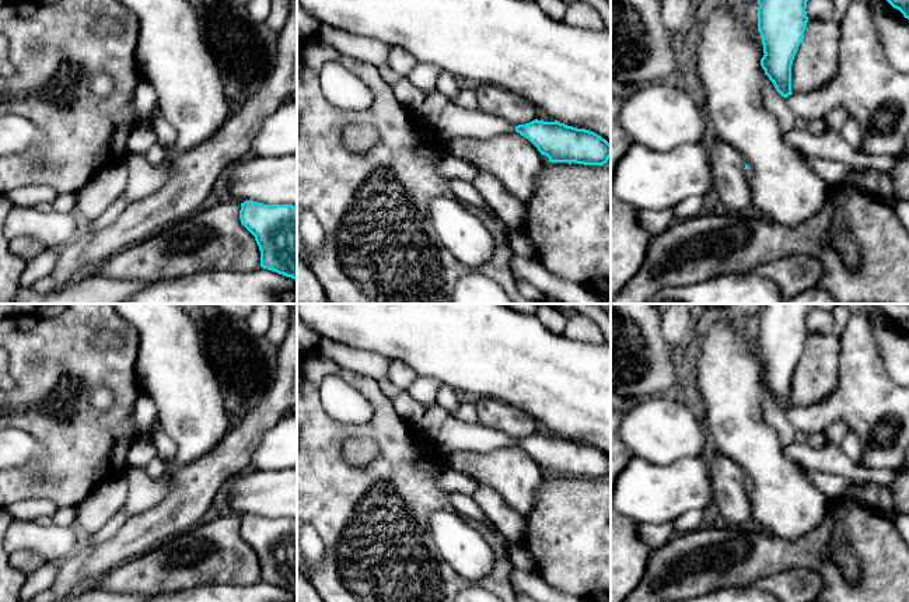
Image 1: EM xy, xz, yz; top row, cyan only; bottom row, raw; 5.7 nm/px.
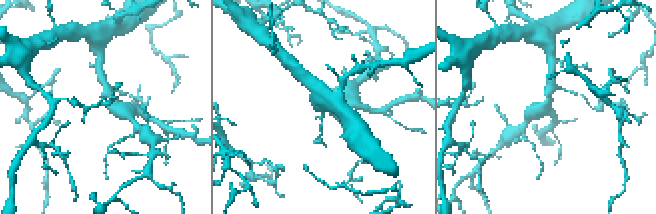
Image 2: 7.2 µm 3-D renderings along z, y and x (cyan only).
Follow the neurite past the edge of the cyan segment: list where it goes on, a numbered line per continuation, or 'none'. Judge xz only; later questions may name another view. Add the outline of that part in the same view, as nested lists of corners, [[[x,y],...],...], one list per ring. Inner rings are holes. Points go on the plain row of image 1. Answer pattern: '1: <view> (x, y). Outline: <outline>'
1: xz (455, 436). Outline: [[[450,414],[437,434],[436,445],[447,455],[452,452],[485,454],[500,447],[515,447],[515,440],[480,423],[466,423]]]

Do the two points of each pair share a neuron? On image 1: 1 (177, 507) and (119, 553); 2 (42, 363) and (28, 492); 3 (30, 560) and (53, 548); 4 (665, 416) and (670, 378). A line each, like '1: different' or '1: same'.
1: same
2: same
3: different
4: different

